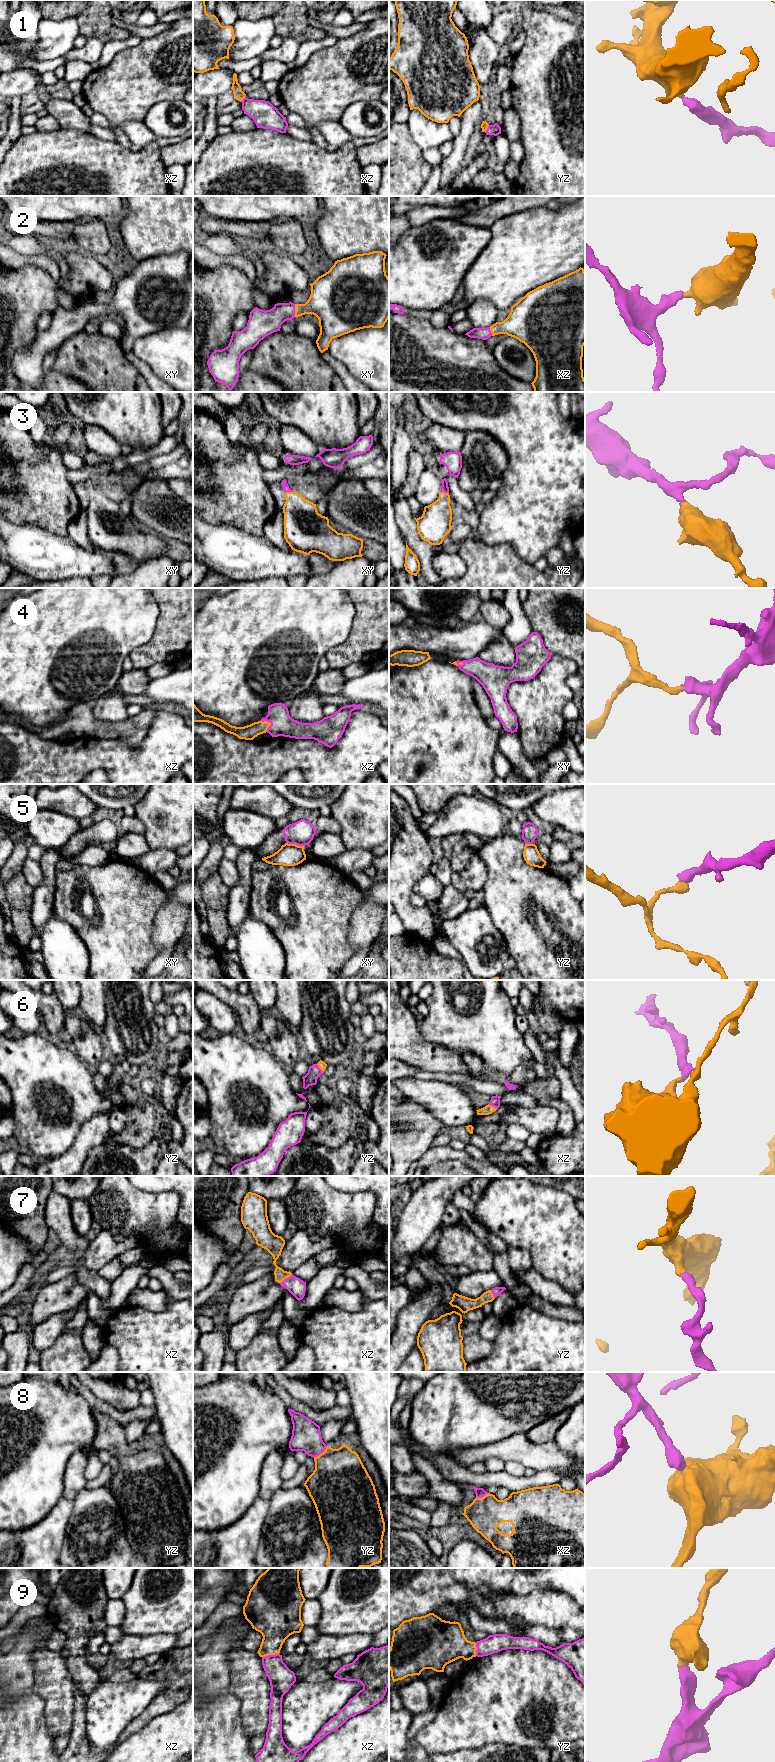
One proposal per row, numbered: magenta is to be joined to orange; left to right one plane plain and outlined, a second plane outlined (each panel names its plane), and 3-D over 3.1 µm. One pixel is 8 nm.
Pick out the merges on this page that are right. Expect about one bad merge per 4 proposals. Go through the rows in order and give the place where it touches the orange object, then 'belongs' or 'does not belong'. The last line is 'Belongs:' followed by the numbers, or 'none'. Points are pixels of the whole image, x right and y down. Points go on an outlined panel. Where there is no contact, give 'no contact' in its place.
1: contact yz (486, 129); belongs
2: contact xy (295, 310); belongs
3: contact xy (289, 492); belongs
4: contact xz (269, 722); belongs
5: contact xy (295, 844); does not belong
6: contact xz (492, 1106); belongs
7: contact xz (286, 1277); belongs
8: contact yz (321, 1453); belongs
9: contact xz (270, 1654); belongs
Belongs: 1, 2, 3, 4, 6, 7, 8, 9

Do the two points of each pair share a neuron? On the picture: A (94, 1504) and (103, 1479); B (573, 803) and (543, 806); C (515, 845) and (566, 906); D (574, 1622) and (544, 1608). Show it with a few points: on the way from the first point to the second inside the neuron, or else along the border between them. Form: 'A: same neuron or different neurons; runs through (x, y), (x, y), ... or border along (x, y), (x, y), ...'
A: different neurons; border along (107, 1483), (96, 1488), (84, 1489)
B: same neuron; runs through (566, 806), (550, 806)
C: same neuron; runs through (516, 861), (550, 894)
D: same neuron; runs through (567, 1615), (562, 1611), (551, 1608)

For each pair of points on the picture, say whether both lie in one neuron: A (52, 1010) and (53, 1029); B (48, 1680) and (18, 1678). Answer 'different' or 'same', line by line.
A: same
B: different

